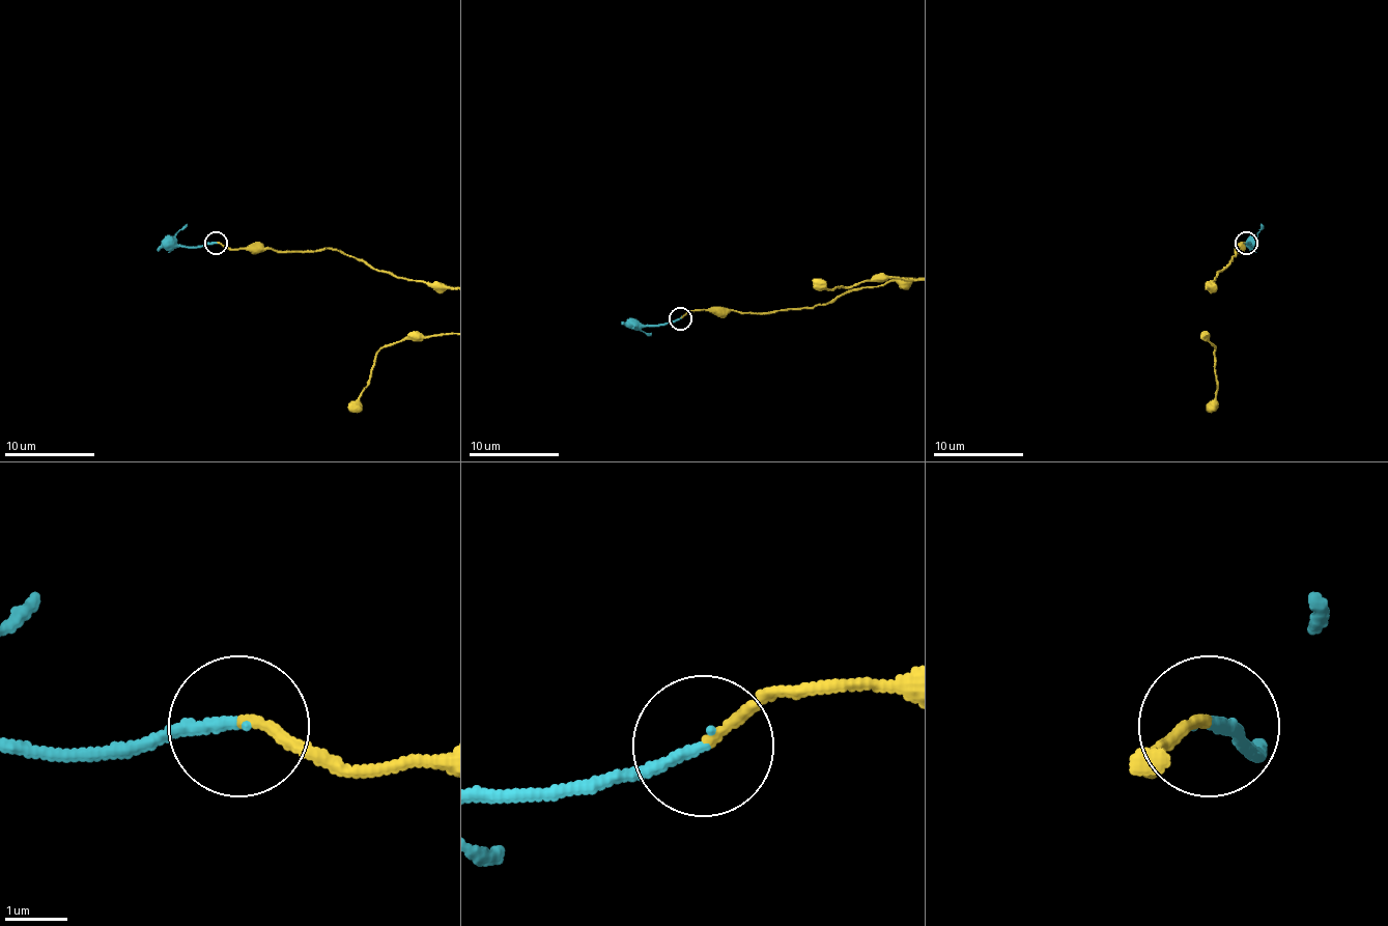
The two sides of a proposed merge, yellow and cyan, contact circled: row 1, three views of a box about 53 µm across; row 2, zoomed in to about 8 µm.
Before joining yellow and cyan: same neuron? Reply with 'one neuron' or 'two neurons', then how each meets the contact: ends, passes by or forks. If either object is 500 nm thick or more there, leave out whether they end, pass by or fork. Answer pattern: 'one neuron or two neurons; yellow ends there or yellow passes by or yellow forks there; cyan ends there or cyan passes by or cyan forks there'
one neuron; yellow ends there; cyan ends there

